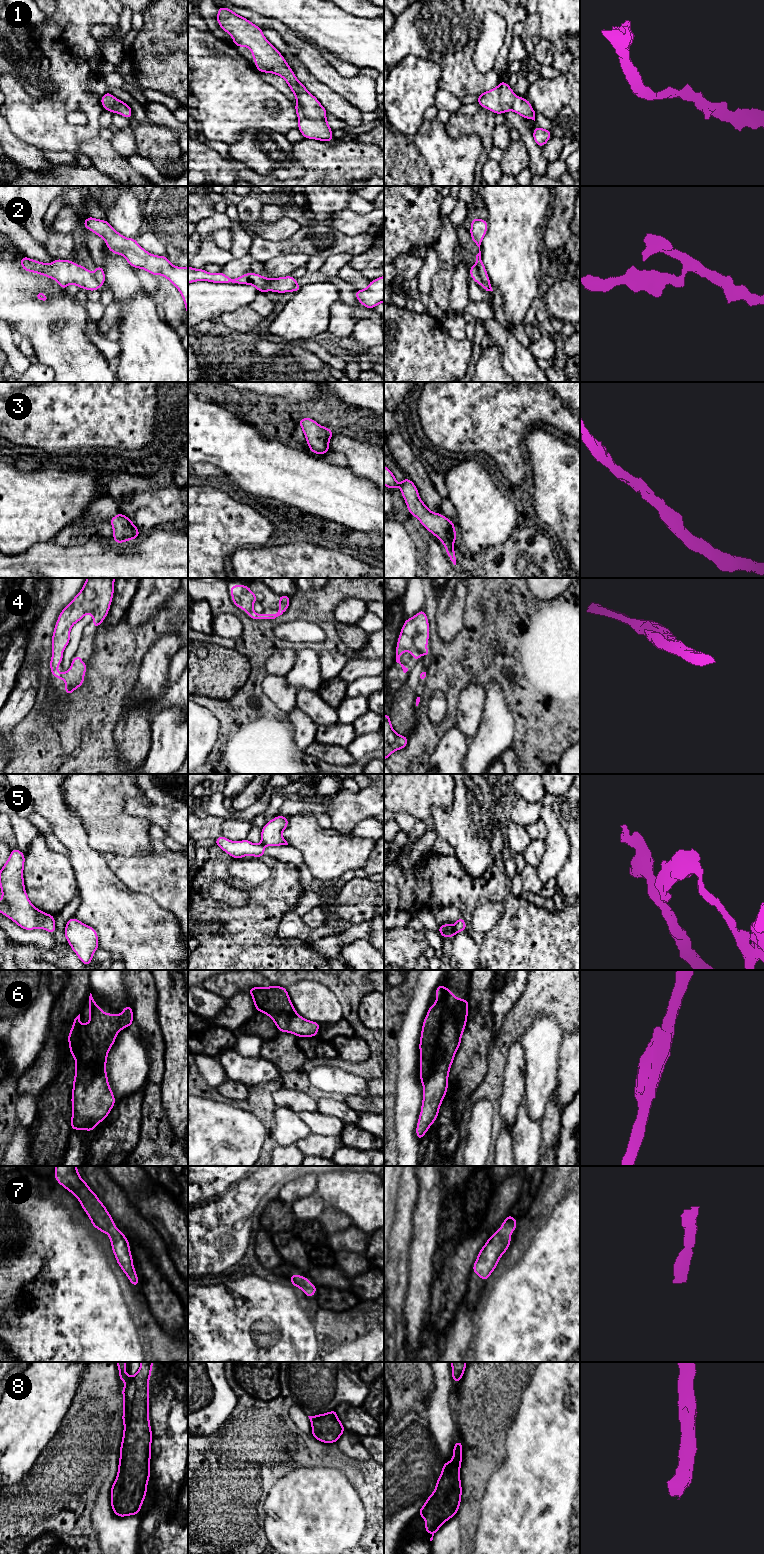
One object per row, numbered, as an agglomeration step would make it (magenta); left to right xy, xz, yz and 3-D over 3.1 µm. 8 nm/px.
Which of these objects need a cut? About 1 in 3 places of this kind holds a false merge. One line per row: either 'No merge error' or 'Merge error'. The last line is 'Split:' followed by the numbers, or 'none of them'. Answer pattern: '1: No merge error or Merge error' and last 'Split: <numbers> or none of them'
1: No merge error
2: Merge error
3: No merge error
4: No merge error
5: Merge error
6: Merge error
7: No merge error
8: No merge error
Split: 2, 5, 6

